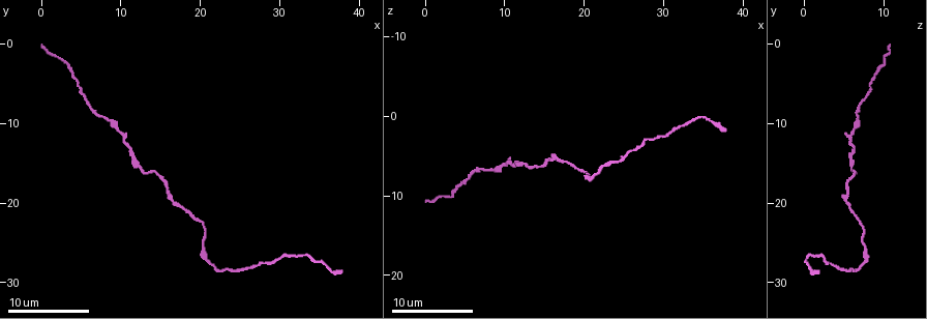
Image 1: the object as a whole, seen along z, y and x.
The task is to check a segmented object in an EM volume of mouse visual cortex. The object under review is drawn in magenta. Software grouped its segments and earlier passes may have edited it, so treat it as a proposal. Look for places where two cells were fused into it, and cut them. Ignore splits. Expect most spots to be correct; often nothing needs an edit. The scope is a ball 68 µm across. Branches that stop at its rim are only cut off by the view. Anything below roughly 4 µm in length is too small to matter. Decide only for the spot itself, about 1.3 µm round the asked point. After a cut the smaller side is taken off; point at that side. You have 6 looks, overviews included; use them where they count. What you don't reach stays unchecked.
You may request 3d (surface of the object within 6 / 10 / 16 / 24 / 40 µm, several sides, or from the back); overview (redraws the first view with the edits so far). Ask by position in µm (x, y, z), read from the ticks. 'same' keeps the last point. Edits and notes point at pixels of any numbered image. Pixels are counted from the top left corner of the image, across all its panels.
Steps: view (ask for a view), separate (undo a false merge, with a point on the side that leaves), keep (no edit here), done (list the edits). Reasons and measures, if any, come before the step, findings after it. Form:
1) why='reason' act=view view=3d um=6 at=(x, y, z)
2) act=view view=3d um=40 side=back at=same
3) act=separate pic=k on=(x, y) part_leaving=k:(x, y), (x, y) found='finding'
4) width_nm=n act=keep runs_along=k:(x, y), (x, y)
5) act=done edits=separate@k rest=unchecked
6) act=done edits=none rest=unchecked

why='thick turns thin' act=view view=3d um=6 at=(8.2, 9.6, 6.8)

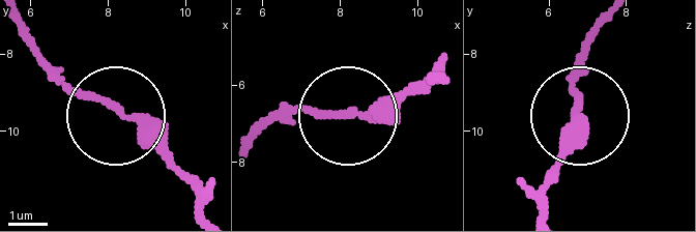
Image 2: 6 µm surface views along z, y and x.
width_nm=260 act=keep runs_along=2:(203, 214), (190, 175), (140, 125), (45, 59) found='all the same cell'

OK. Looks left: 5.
why='calibre changes' act=view view=3d um=6 at=(11.6, 13.8, 6.0)

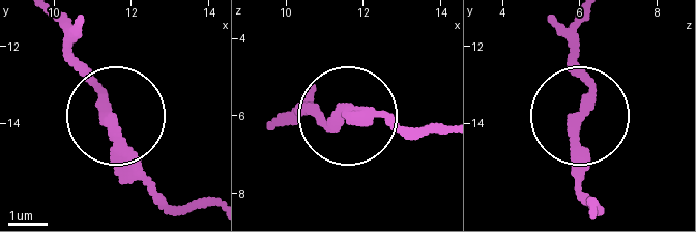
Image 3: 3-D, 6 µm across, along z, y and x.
why='other side' act=view view=3d um=6 side=back at=(11.45, 13.75, 5.95)

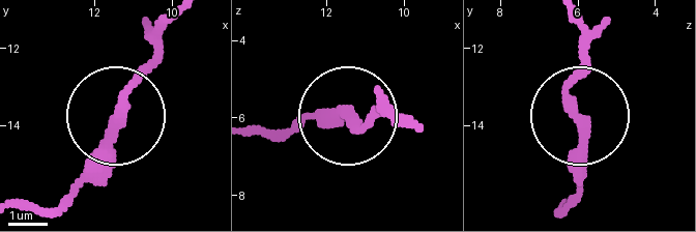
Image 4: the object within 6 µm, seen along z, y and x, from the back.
act=keep runs_along=4:(251, 133), (303, 113), (359, 123), (406, 113) found='all the same cell'

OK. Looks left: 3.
act=view view=3d um=10 at=(17.4, 20.6, 5.8)

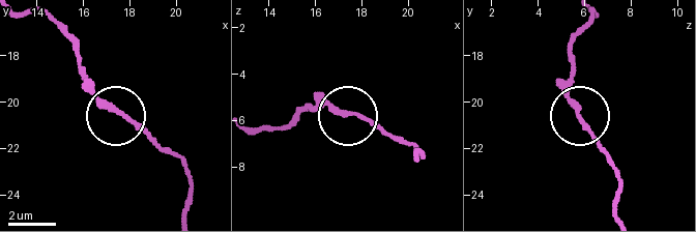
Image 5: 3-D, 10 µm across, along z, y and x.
side_arm_um=32 act=keep found='continuous, no second cell'

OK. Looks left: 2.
act=done edits=none rest=unchecked

